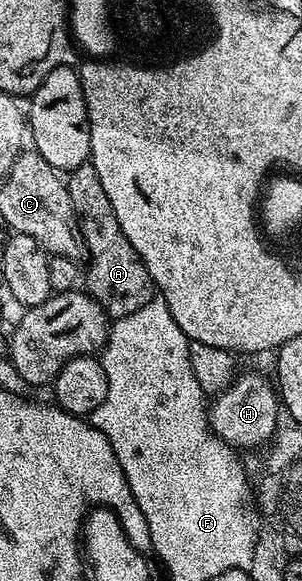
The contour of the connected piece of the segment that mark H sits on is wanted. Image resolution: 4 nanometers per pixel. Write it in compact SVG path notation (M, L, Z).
M245 373L226 386L212 398L209 414L209 428L214 435L232 445L234 450L253 449L256 445L268 446L278 432L277 409L279 413L279 393L265 377L257 373Z

